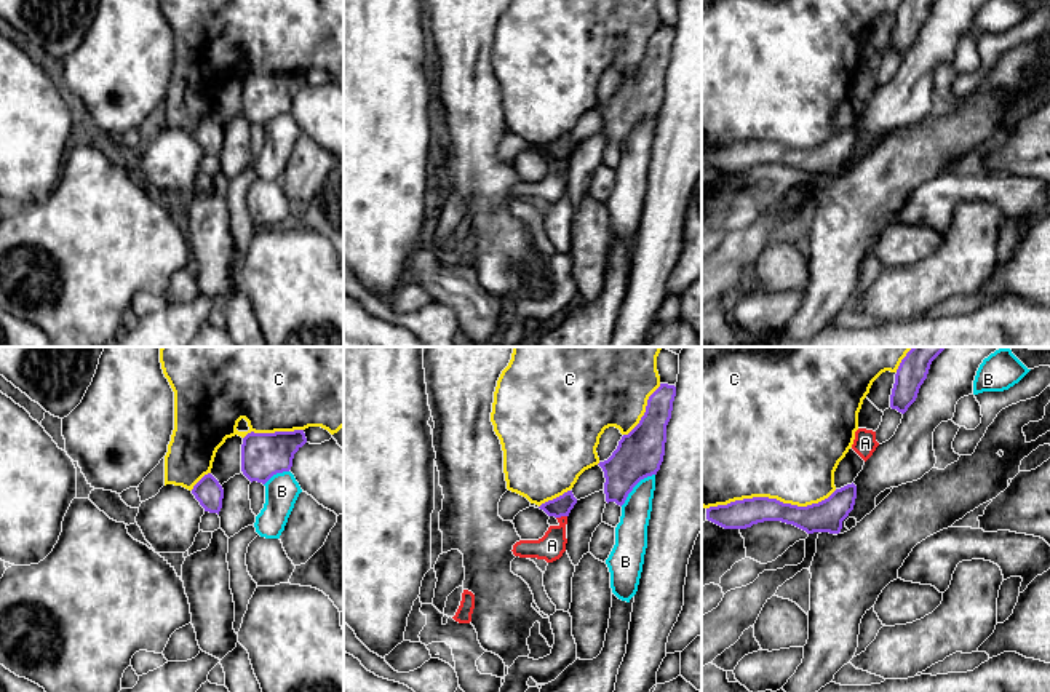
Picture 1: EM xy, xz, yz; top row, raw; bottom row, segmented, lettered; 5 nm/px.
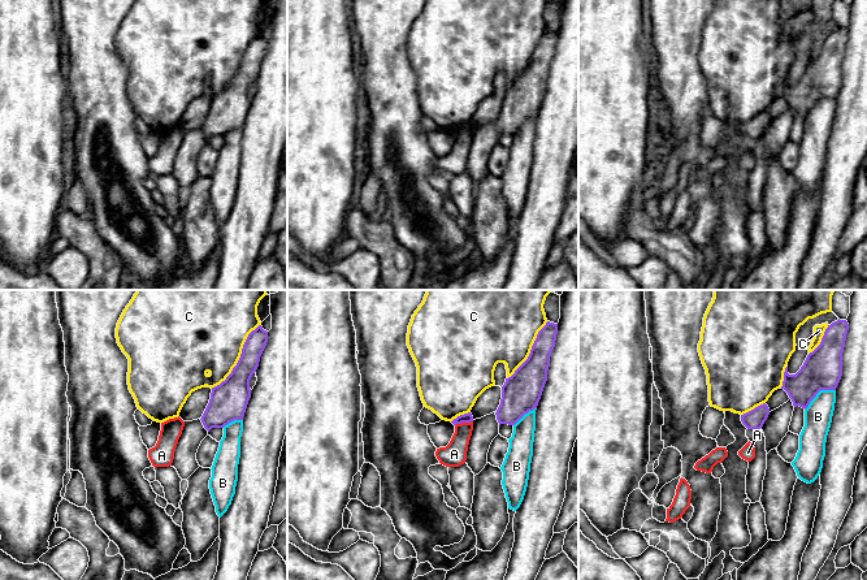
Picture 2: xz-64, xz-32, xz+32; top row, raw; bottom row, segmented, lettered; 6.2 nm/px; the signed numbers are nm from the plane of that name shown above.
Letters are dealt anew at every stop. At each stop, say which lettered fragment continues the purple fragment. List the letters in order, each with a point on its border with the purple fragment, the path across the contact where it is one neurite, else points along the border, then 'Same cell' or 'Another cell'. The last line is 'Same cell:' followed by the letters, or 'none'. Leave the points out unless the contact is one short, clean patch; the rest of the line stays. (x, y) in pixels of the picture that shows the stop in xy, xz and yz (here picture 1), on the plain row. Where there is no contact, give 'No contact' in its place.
A: Touches purple at xz (561, 157). Boundary: xz (566, 157), (556, 160). Another cell
B: Touches purple at xz (635, 127). Another cell
C: Touches purple at yz (771, 141). Another cell
Same cell: none

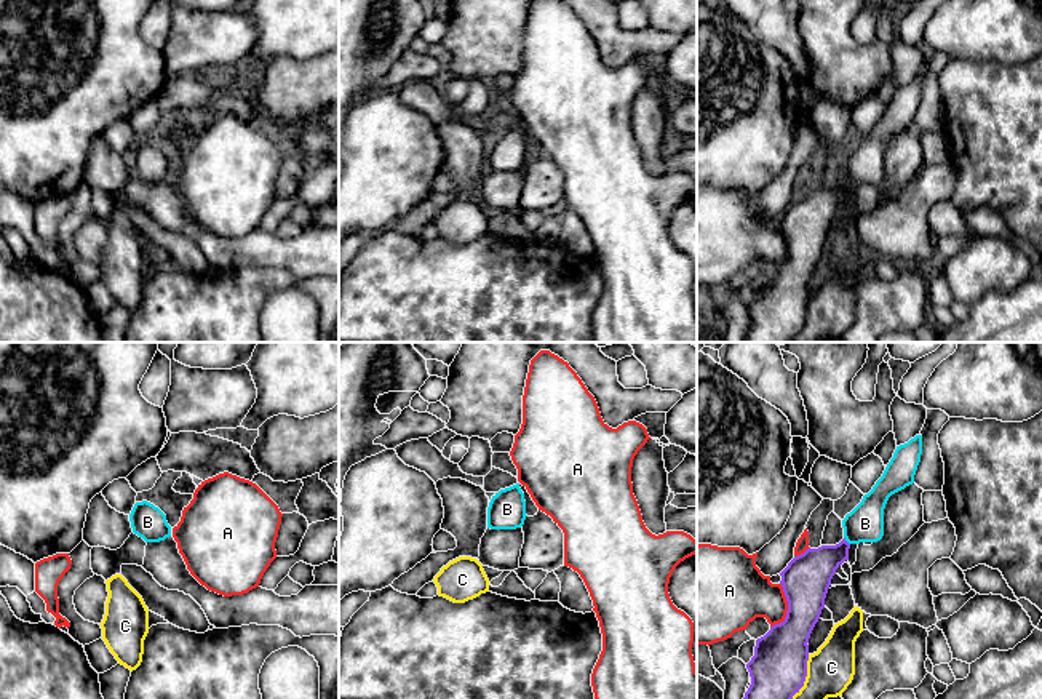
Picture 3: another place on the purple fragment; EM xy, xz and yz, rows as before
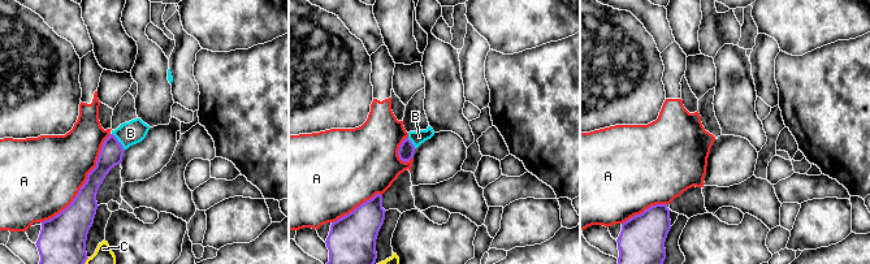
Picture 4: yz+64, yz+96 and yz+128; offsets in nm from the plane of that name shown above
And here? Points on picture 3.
A: Touches purple at yz (788, 250). Another cell
B: Touches purple at yz (846, 183). Path across: yz (809, 216), (846, 183), (865, 165). Same cell
C: Touches purple at yz (806, 317). Another cell
Same cell: B

